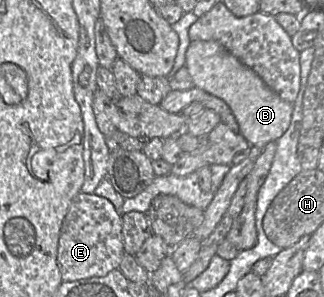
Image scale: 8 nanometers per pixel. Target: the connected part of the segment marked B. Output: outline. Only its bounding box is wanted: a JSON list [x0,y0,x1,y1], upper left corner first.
[185,41,294,148]

